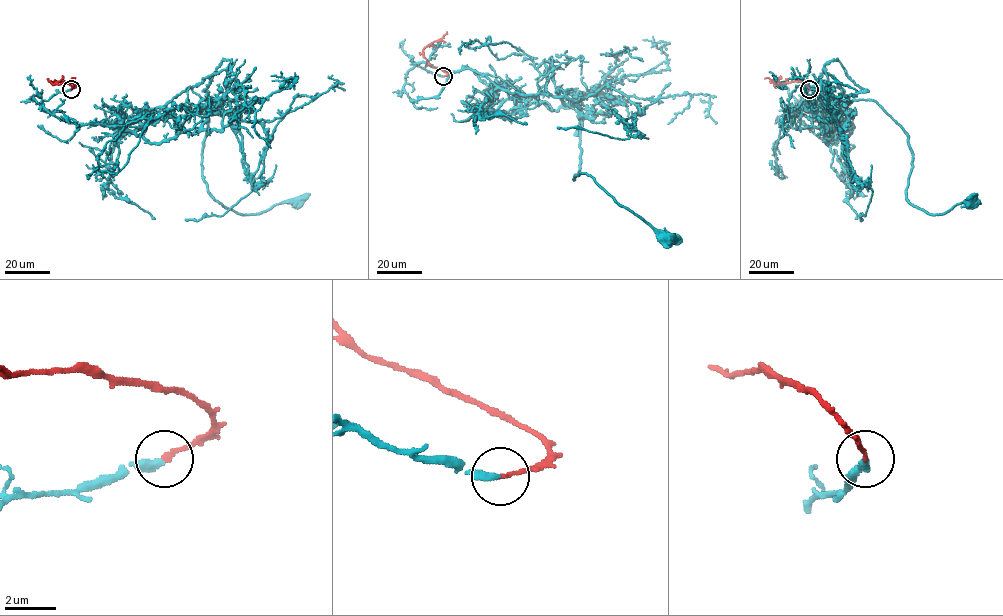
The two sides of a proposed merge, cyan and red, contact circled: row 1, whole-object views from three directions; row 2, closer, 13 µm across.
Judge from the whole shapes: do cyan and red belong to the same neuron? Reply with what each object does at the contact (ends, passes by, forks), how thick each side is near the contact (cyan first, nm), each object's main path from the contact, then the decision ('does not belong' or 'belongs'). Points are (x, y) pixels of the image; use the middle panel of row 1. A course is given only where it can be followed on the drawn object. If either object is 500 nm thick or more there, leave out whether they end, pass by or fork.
cyan ends | red ends | 320/170 nm | cyan via (443, 76), (415, 64), (474, 69), (509, 92), (567, 97), (581, 119), (574, 179), (590, 176), (665, 236) | red via (443, 76), (447, 74), (432, 66), (423, 56), (423, 49), (439, 41), (446, 31) | belongs

